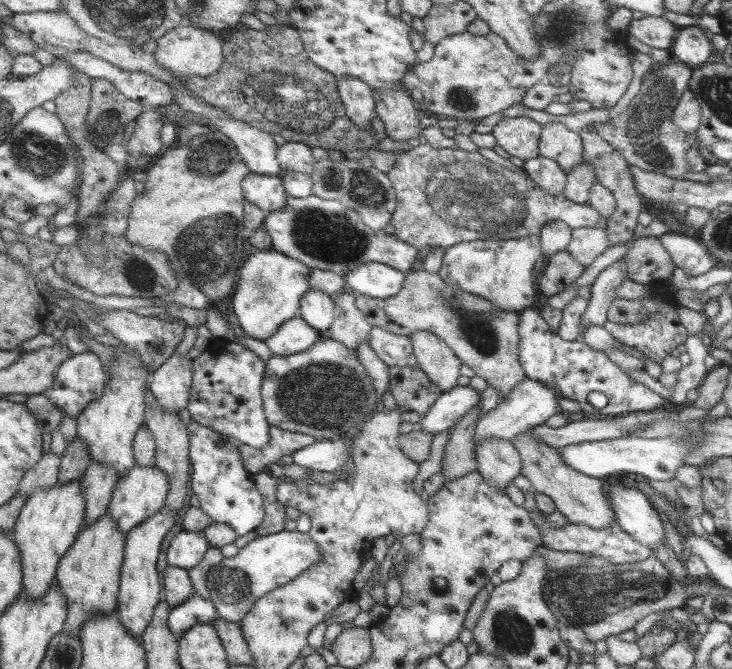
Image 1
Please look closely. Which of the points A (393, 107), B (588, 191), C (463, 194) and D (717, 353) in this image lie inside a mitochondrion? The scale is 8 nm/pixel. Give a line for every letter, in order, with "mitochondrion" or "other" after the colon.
A: other
B: other
C: mitochondrion
D: other

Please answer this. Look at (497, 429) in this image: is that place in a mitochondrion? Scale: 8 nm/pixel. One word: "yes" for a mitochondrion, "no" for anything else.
no

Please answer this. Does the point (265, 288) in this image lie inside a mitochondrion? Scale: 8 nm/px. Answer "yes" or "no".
yes

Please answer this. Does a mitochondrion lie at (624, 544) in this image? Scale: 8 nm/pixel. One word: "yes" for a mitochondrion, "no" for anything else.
no

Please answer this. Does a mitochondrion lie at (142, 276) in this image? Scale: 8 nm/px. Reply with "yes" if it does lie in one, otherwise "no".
yes

